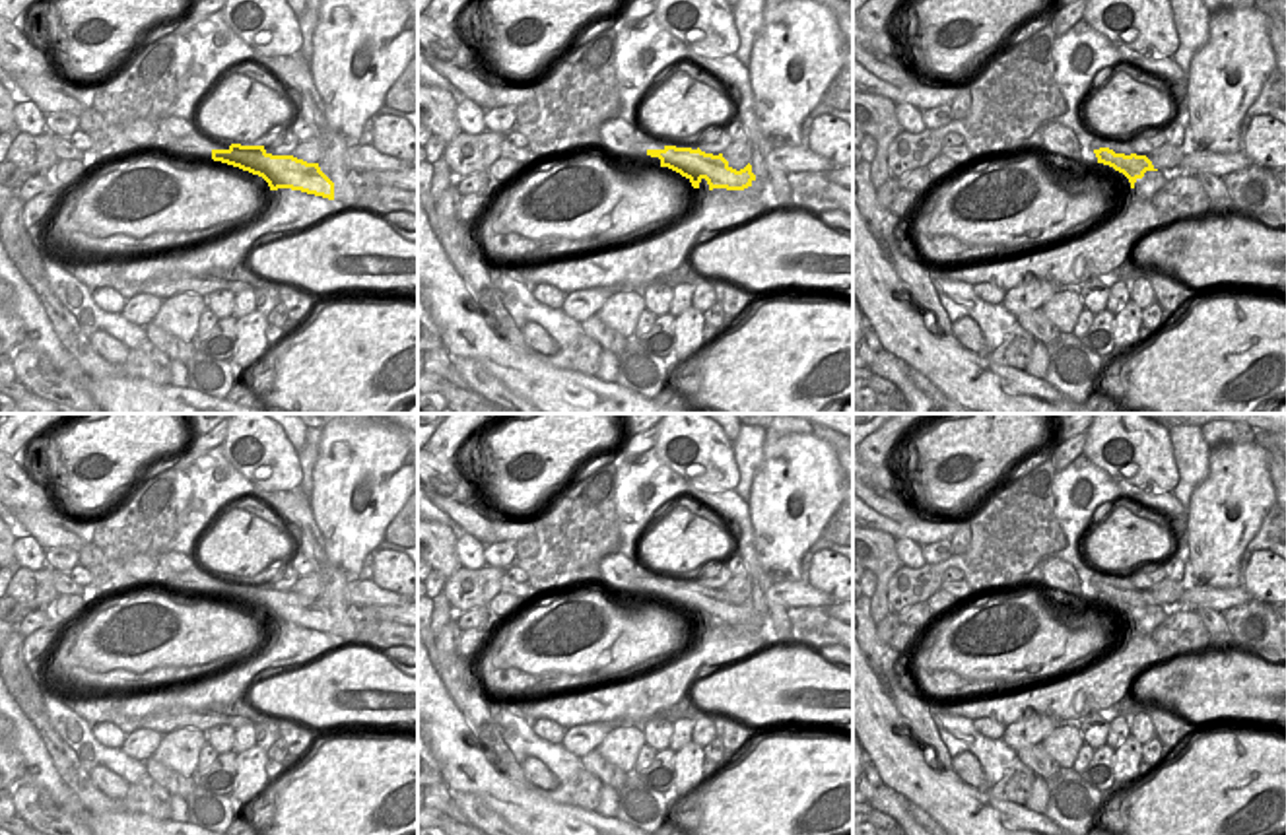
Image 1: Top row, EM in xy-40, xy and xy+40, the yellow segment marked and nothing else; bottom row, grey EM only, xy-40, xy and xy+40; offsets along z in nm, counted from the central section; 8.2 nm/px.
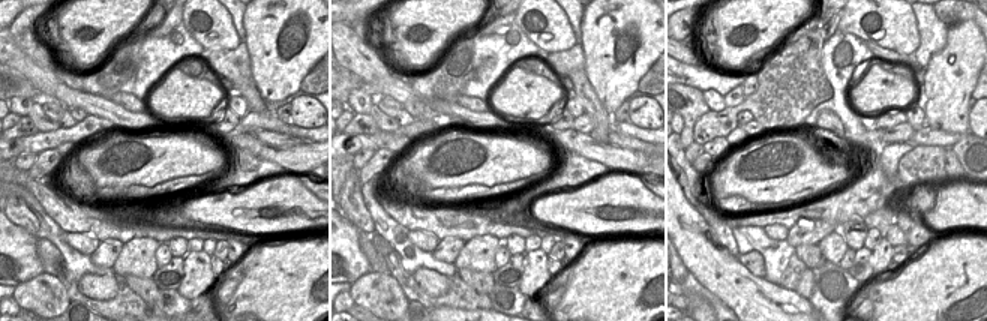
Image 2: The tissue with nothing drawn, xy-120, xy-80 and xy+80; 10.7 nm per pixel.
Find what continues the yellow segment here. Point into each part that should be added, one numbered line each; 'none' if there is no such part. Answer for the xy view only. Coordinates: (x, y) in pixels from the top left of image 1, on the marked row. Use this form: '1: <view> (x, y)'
1: xy (640, 148).

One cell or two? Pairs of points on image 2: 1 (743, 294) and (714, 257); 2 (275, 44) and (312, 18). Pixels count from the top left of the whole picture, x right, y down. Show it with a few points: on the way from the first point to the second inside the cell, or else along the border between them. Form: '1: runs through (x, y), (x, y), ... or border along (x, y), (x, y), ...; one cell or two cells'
1: runs through (734, 285), (714, 266); one cell
2: runs through (279, 33), (282, 29), (296, 27), (302, 21); one cell

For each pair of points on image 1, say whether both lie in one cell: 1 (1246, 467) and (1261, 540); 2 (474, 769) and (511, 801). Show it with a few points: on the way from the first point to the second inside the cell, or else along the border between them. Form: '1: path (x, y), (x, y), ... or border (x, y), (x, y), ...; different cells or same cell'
1: border (1265, 515), (1259, 531), (1244, 550); different cells
2: path (484, 779), (502, 795); same cell

